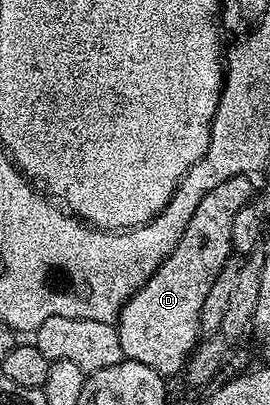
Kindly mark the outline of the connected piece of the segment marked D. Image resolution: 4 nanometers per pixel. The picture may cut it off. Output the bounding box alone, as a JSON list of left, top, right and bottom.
[117,175,252,375]

